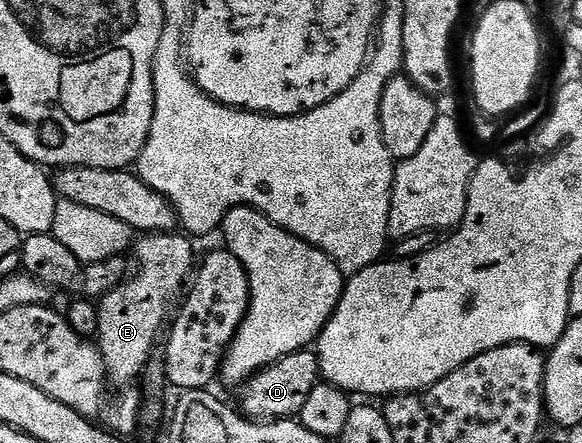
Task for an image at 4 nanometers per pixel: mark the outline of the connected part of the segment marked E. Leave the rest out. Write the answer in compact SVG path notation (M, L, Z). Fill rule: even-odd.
M173 231L142 234L135 243L137 272L134 275L132 272L125 282L111 289L111 293L107 293L97 303L99 325L95 342L103 357L108 382L114 388L128 388L136 384L133 383L136 379L138 382L144 376L149 358L158 350L159 340L166 330L170 318L169 306L178 302L194 274L194 240L188 234L177 234Z

